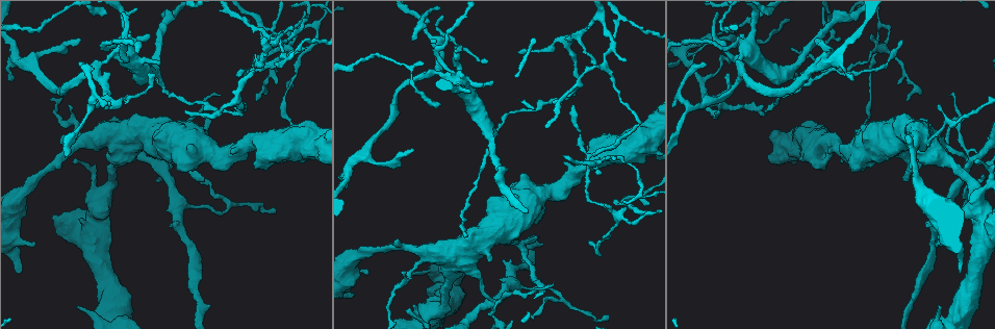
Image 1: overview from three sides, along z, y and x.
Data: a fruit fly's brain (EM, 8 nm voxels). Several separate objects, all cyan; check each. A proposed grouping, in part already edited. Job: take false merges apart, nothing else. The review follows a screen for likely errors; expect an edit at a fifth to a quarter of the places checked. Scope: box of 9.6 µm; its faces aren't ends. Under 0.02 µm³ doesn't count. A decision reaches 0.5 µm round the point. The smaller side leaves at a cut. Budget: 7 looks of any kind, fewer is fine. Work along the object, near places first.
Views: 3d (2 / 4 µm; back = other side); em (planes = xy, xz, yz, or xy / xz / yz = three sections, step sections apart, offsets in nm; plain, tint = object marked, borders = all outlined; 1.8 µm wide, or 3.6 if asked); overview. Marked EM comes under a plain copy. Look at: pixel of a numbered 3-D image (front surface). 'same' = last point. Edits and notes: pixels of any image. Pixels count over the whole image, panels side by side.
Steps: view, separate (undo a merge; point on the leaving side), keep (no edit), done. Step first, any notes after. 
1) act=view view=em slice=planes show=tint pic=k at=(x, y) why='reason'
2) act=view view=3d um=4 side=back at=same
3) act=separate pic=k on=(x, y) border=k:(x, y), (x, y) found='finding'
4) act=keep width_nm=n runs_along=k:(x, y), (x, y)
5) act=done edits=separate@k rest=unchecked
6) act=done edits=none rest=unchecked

act=view view=3d um=4 side=back pic=1 at=(103, 196) why='calibre changes'

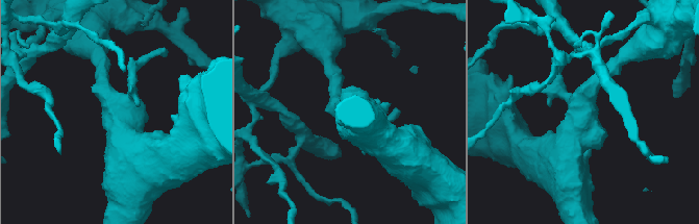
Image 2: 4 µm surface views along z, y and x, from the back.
act=view view=em um=3.6 slice=planes show=tint pic=2 at=(582, 111) arms=3 arm_widths_nm=190,240,600

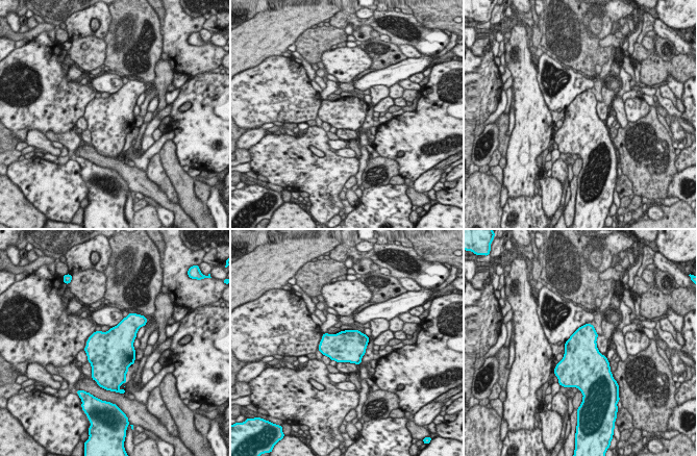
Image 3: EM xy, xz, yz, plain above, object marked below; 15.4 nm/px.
act=keep width_nm=500 found='all the same neuron'

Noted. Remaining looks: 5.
act=view view=em um=3.6 slice=xz step=8 show=tint pic=1 at=(965, 160) why='looks like a crossing'

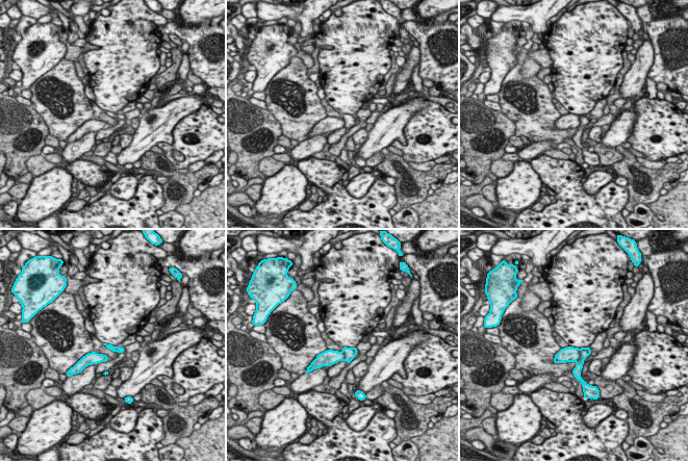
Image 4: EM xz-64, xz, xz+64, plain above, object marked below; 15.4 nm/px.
act=separate pic=4 on=(569, 354) width_nm=90 border=4:(580, 349), (579, 357), (576, 360) found='a second neuron is stuck on'

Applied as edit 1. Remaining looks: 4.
act=view view=overview

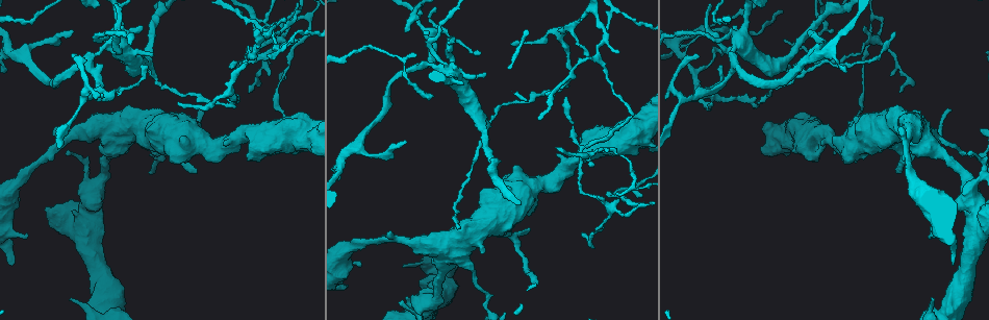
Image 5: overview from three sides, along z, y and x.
act=view view=em um=3.6 slice=planes show=tint pic=5 at=(736, 35) why='arms run side by side'

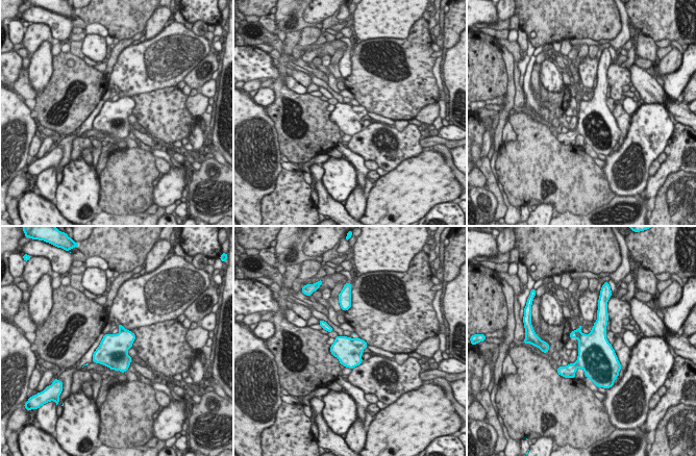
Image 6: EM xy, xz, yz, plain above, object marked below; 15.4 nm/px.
act=keep found='continuous, no second neuron'

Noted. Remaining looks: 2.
act=done edits=separate@4 rest=unchecked

